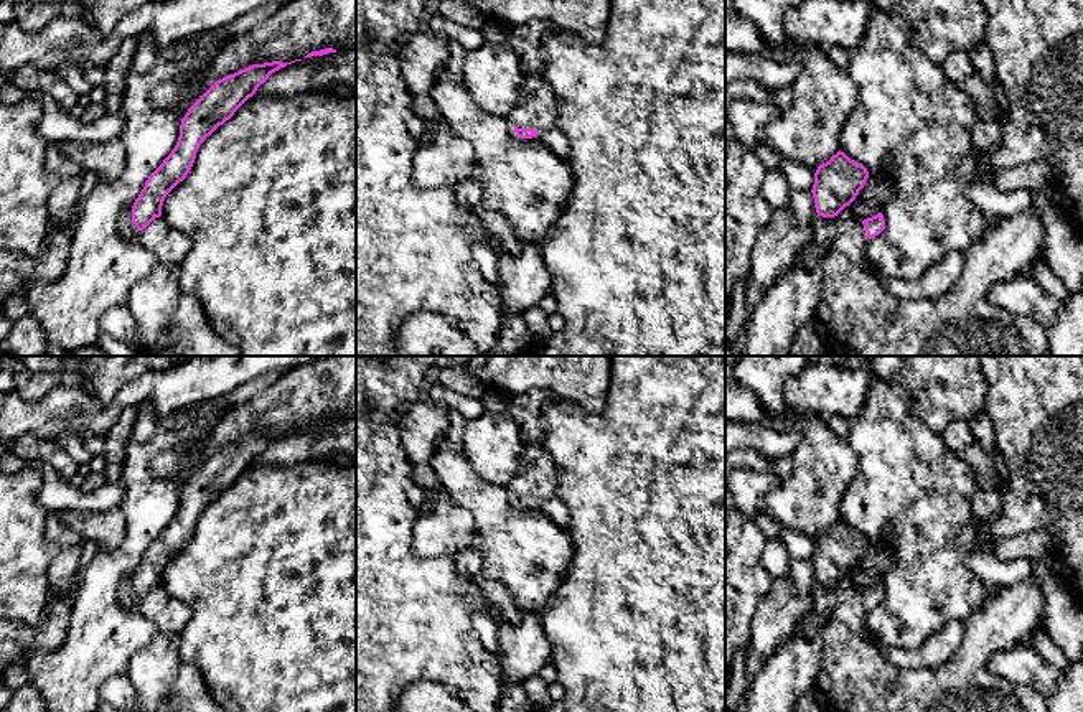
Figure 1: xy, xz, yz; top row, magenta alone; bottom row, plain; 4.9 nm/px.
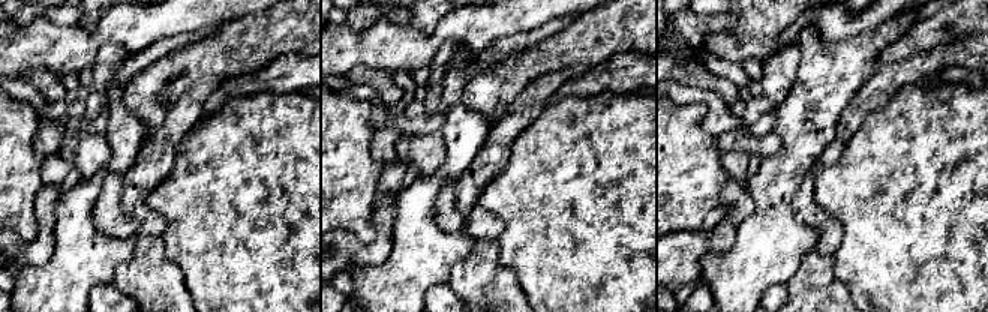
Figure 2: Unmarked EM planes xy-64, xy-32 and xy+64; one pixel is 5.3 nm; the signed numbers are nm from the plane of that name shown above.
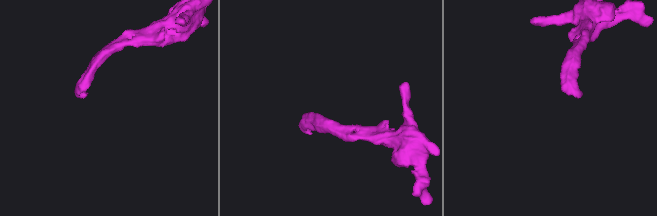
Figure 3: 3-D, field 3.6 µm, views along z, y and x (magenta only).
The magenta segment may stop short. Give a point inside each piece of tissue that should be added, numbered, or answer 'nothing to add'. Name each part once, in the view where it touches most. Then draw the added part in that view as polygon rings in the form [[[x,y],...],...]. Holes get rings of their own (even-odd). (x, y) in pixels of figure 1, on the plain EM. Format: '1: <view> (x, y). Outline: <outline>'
1: xz (536, 480). Outline: [[[527,445],[523,470],[508,486],[518,498],[532,498],[549,518],[562,529],[569,531],[570,516],[564,503],[556,494],[556,468],[547,450]]]

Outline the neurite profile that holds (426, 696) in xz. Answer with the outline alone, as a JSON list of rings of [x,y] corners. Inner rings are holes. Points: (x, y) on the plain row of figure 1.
[[[422,679],[397,696],[392,712],[473,712],[473,709],[448,686]]]

